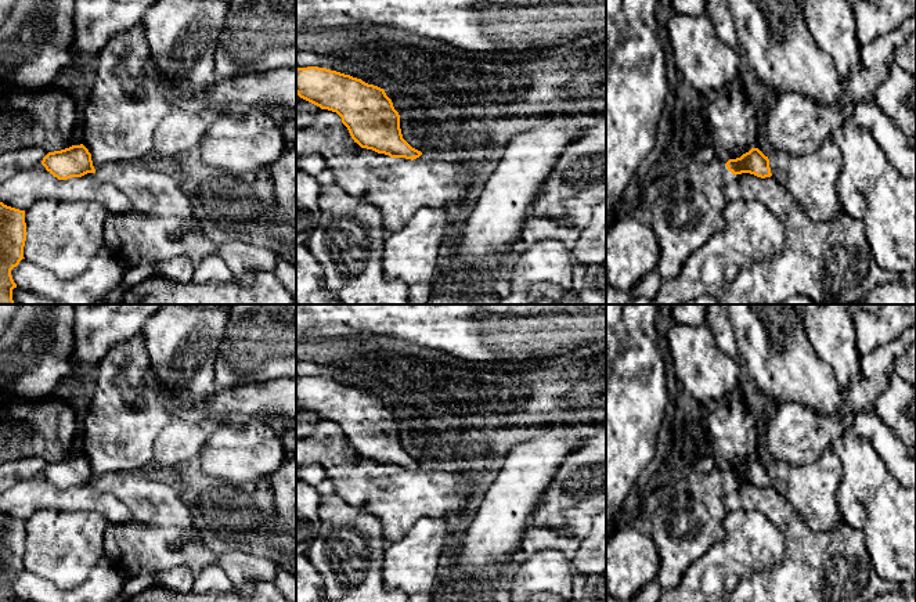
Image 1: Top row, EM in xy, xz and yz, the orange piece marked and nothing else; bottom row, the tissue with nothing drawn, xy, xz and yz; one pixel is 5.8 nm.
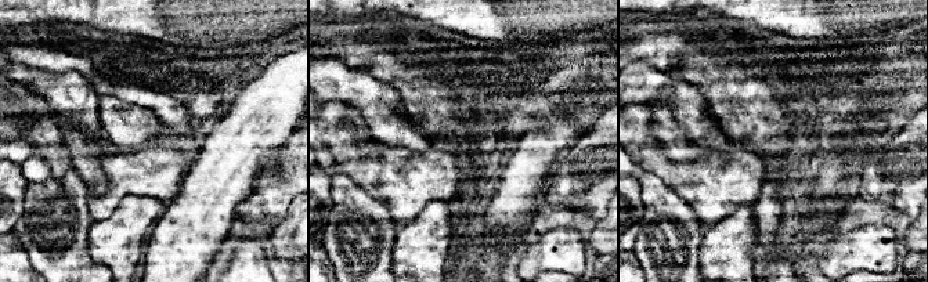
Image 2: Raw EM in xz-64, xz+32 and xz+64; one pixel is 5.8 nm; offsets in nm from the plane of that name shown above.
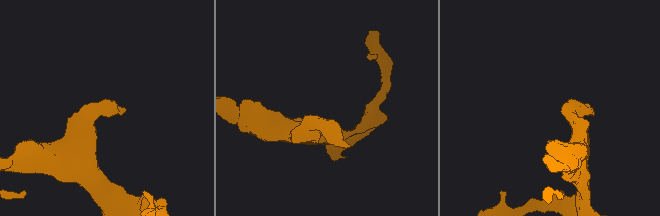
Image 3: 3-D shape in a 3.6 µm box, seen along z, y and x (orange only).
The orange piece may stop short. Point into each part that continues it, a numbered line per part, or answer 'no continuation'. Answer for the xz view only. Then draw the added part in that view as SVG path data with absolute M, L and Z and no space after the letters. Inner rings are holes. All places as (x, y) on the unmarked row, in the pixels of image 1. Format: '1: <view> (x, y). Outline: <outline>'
no continuation

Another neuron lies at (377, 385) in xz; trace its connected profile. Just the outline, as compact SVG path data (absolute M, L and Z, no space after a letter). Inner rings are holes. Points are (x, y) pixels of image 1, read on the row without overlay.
M331 364L340 371L340 383L353 385L356 381L367 381L368 385L361 390L378 396L381 399L386 399L389 393L396 393L403 396L403 390L393 389L379 374L367 372L353 365L339 365Z

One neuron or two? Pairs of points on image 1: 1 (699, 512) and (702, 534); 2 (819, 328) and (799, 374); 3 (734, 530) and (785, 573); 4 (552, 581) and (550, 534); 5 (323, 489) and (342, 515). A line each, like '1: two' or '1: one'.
1: one
2: two
3: two
4: one
5: two

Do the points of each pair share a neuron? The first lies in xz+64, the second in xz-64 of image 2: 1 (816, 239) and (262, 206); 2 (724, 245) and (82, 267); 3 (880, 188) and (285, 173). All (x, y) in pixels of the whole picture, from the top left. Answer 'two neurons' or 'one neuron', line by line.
1: two neurons
2: two neurons
3: one neuron

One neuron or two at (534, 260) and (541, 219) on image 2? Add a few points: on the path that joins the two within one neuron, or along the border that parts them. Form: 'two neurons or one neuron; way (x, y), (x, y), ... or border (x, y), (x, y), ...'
one neuron; way (540, 250), (542, 248), (542, 228)

